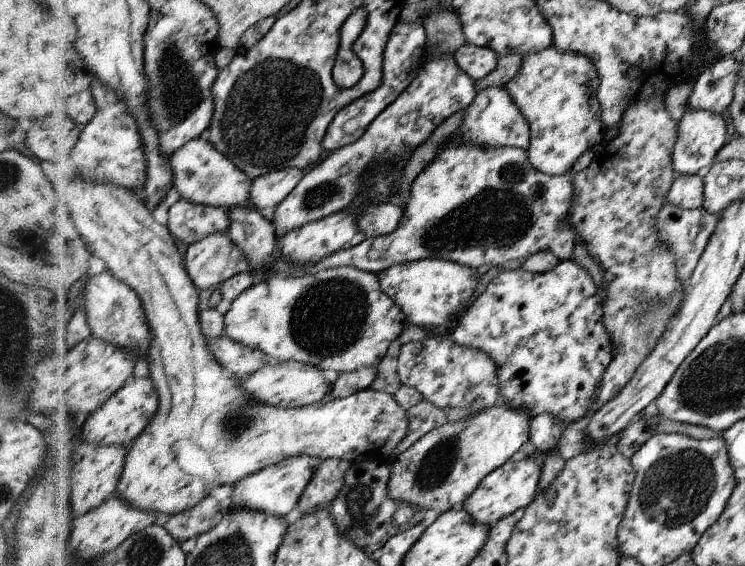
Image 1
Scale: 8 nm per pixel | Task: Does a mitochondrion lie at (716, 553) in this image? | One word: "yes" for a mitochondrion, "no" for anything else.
no

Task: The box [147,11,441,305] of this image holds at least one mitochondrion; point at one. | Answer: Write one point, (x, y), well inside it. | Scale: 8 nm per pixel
(265, 112)

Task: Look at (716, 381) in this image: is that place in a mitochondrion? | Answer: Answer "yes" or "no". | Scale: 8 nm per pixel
yes

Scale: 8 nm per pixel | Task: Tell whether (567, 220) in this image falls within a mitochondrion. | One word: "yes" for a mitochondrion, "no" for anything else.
no

